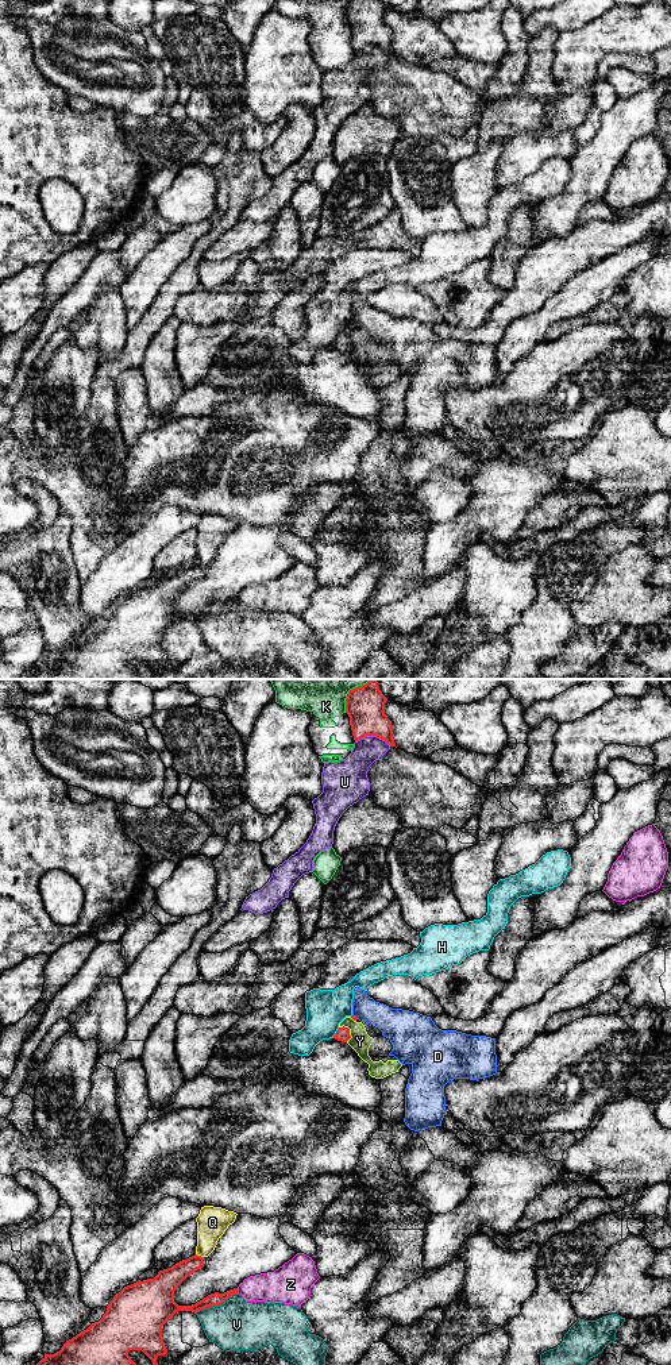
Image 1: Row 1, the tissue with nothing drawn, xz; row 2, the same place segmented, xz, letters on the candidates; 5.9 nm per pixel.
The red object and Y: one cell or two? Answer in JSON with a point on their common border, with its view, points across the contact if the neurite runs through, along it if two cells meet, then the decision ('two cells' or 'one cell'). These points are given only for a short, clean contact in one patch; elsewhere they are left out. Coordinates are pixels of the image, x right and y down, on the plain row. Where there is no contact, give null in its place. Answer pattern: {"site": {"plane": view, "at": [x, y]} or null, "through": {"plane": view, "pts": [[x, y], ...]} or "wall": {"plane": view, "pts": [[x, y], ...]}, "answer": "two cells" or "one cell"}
{"site": {"plane": "xz", "at": [349, 342]}, "wall": {"plane": "xz", "pts": [[343, 334], [349, 338], [350, 344], [346, 350]]}, "answer": "two cells"}

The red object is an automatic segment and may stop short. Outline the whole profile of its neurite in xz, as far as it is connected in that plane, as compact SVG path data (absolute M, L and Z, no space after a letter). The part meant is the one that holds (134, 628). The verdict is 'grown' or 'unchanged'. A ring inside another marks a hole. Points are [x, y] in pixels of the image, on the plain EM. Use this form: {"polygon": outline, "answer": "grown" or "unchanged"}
{"polygon": "M194 563L159 579L154 587L124 595L99 631L66 649L59 660L45 662L31 679L136 679L130 659L142 659L158 679L157 666L167 662L162 637L176 621L196 622L211 614L221 614L238 602L238 597L234 597L211 602L192 614L178 614L174 599L203 575L204 566Z", "answer": "unchanged"}

